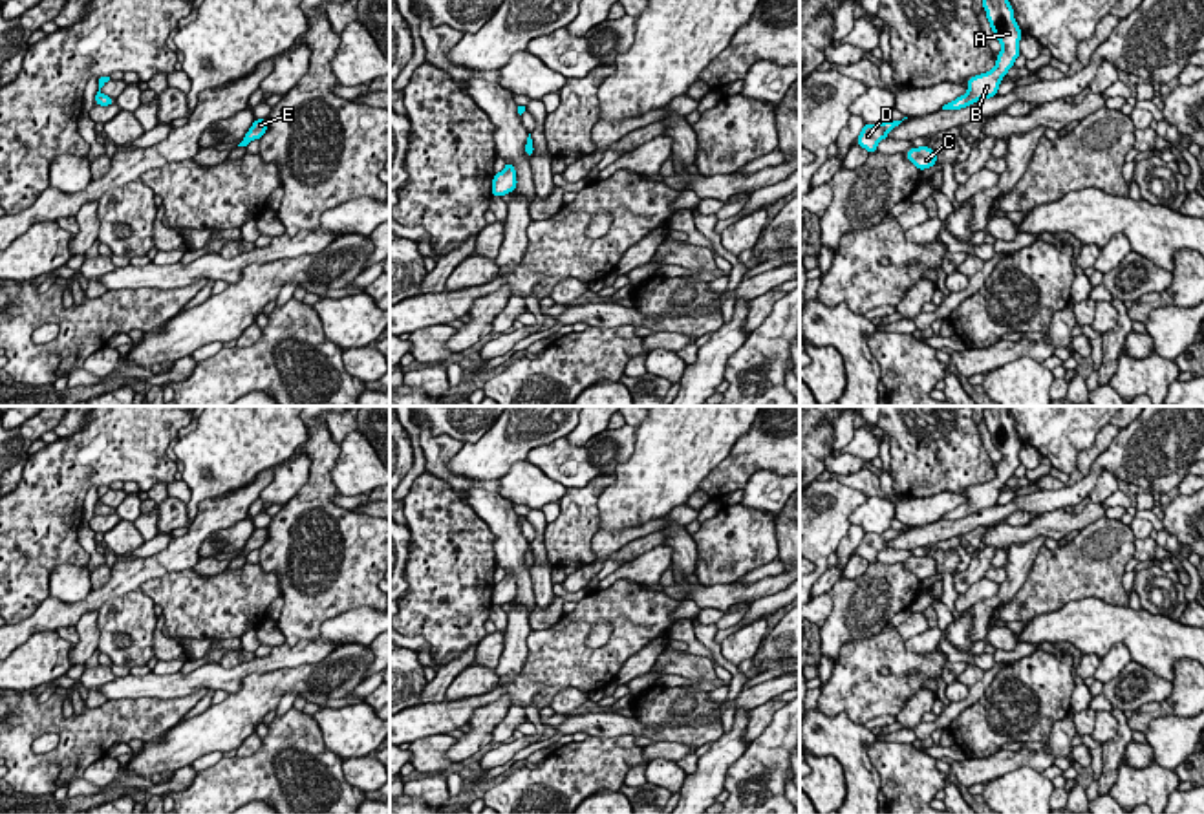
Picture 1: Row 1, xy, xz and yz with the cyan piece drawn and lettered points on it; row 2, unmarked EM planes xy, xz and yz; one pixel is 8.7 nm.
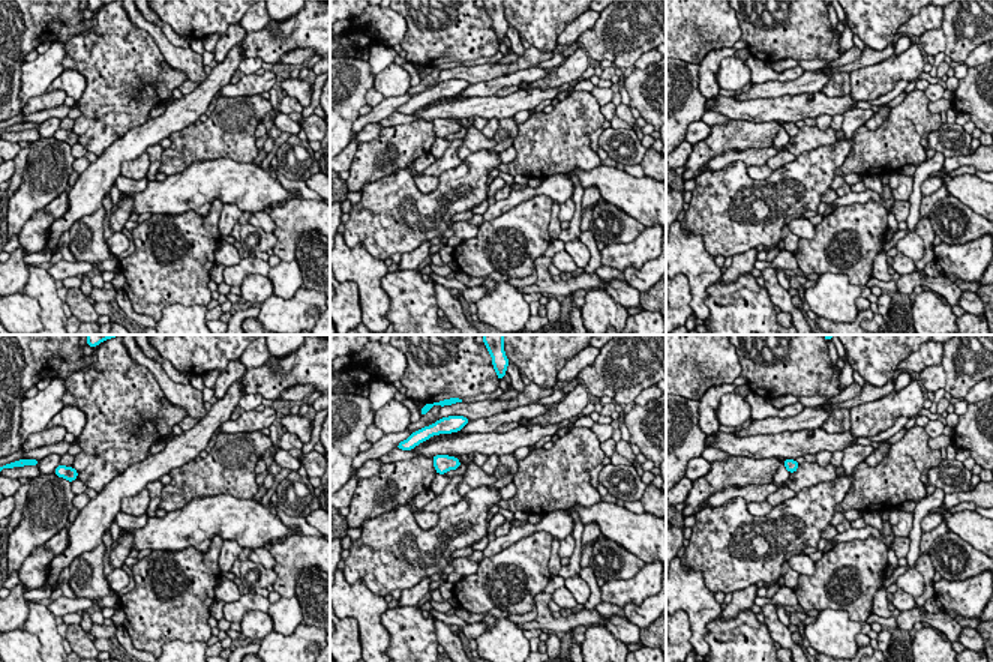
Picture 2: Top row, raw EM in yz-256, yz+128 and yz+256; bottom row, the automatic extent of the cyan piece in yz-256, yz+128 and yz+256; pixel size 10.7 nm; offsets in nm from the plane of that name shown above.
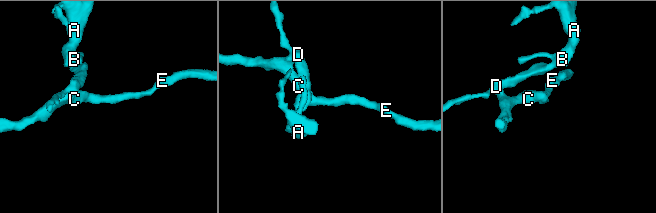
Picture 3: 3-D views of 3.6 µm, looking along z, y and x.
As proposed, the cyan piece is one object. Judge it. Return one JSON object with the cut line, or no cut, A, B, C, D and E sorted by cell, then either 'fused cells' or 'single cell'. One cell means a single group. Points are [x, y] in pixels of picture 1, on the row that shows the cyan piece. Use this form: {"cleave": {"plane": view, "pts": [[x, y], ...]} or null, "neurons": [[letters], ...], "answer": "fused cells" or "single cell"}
{"cleave": null, "neurons": [["A", "B", "C", "D", "E"]], "answer": "single cell"}

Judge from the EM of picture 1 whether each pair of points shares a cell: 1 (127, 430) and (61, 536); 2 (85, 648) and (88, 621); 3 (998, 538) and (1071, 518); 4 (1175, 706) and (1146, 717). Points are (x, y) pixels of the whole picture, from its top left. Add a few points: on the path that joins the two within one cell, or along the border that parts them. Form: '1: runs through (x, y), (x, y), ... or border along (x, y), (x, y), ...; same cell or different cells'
1: runs through (101, 456), (61, 496), (61, 511); same cell
2: runs through (88, 641), (88, 628); same cell
3: runs through (1016, 535), (1053, 524); same cell
4: runs through (1168, 708), (1153, 710); same cell

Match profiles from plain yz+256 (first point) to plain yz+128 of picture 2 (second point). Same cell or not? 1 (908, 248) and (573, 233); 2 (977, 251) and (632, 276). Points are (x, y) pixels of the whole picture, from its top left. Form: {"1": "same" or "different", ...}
{"1": "different", "2": "different"}

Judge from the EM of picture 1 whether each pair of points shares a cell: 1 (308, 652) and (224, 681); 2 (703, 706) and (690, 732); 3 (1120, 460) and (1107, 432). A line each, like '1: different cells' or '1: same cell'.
1: same cell
2: same cell
3: different cells

